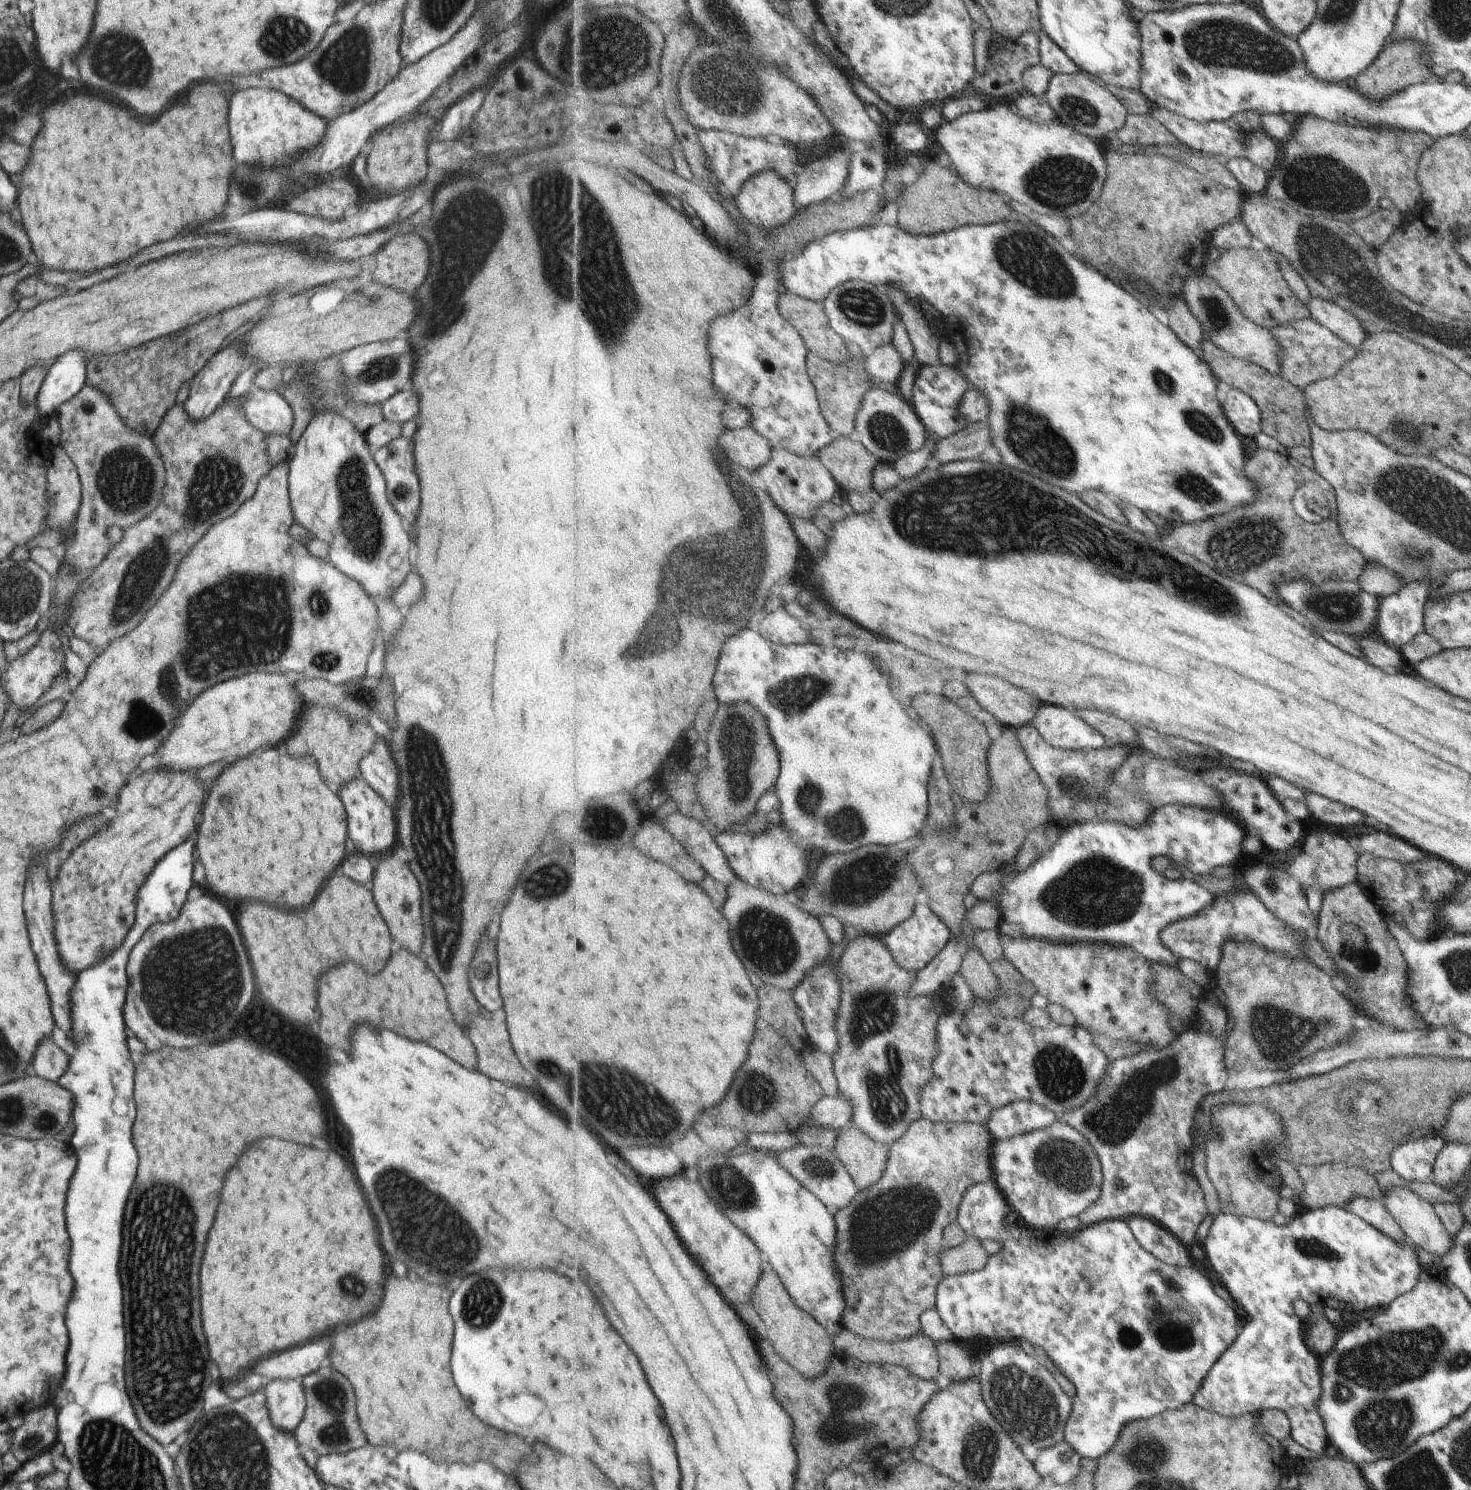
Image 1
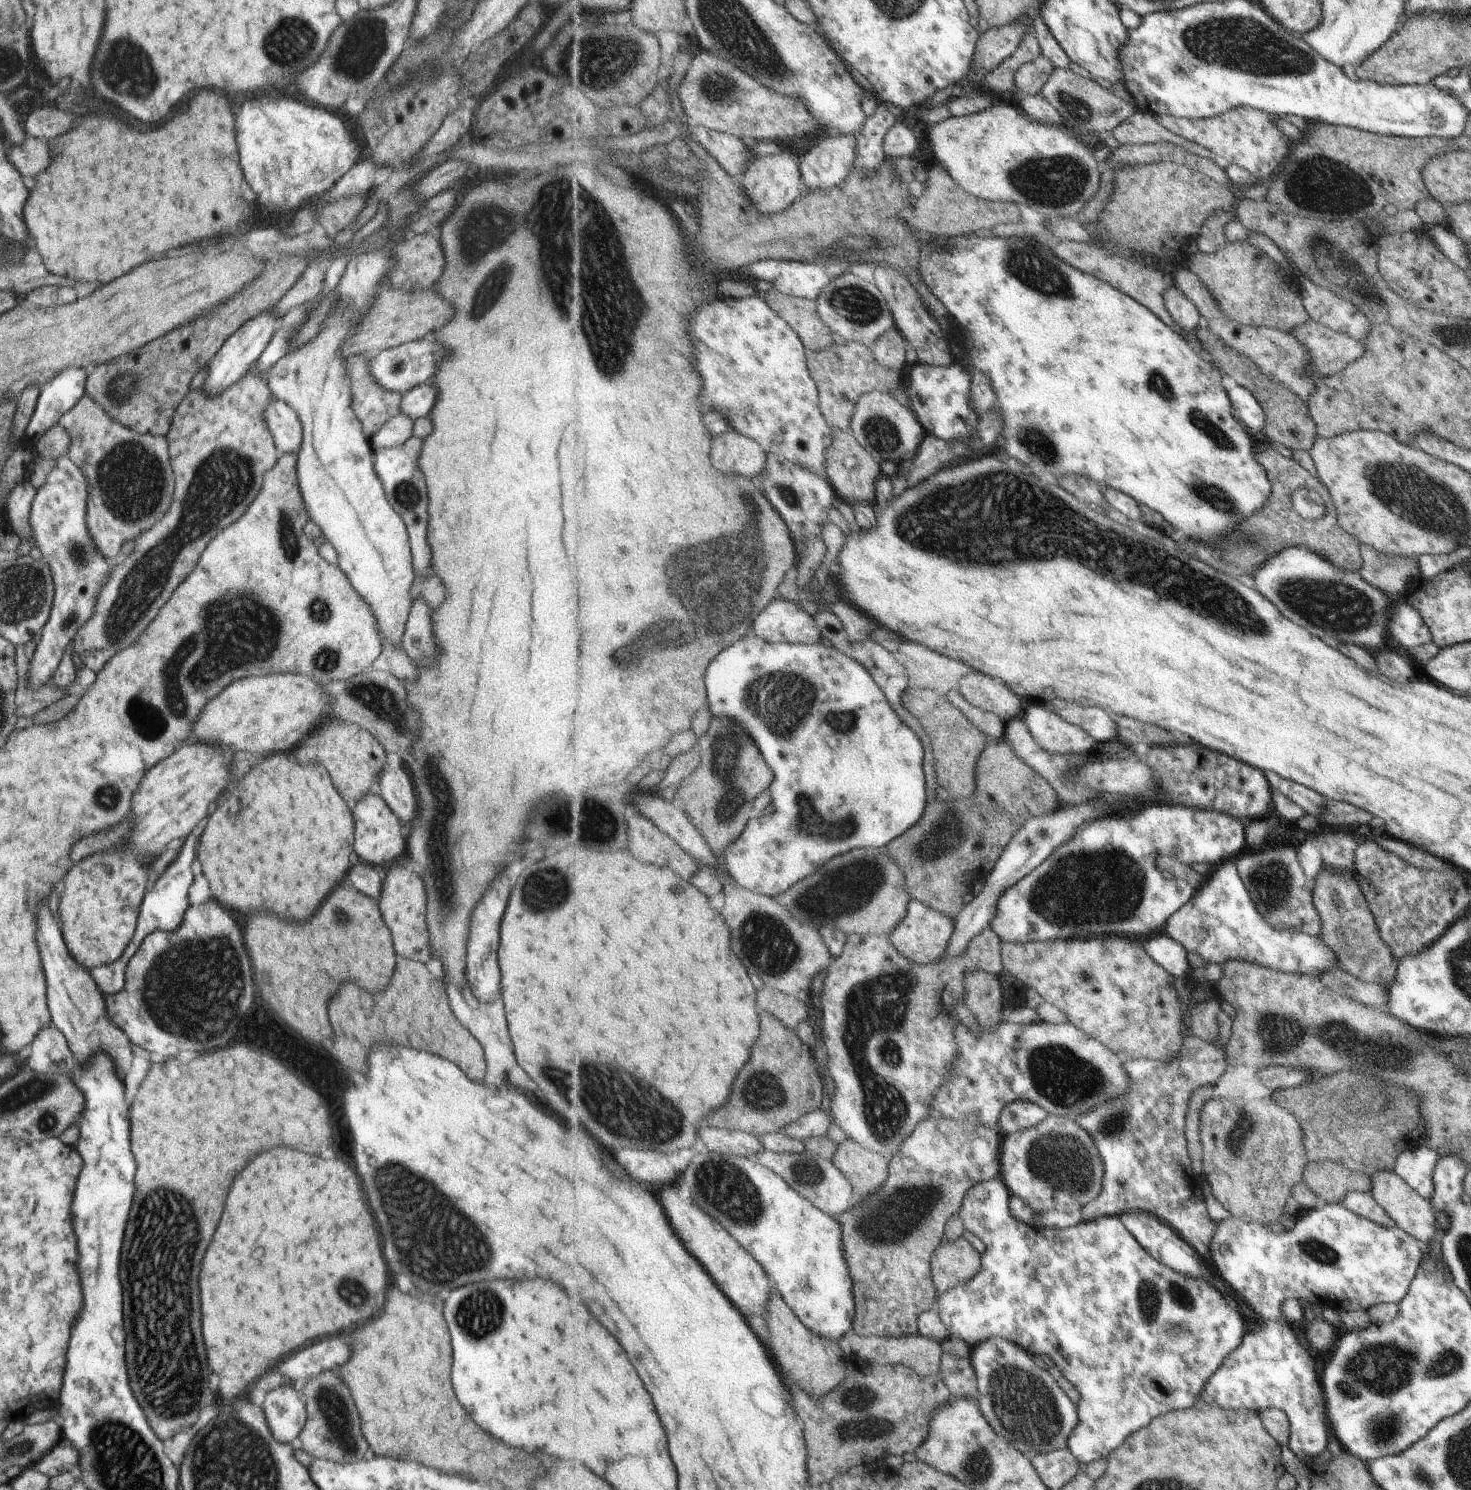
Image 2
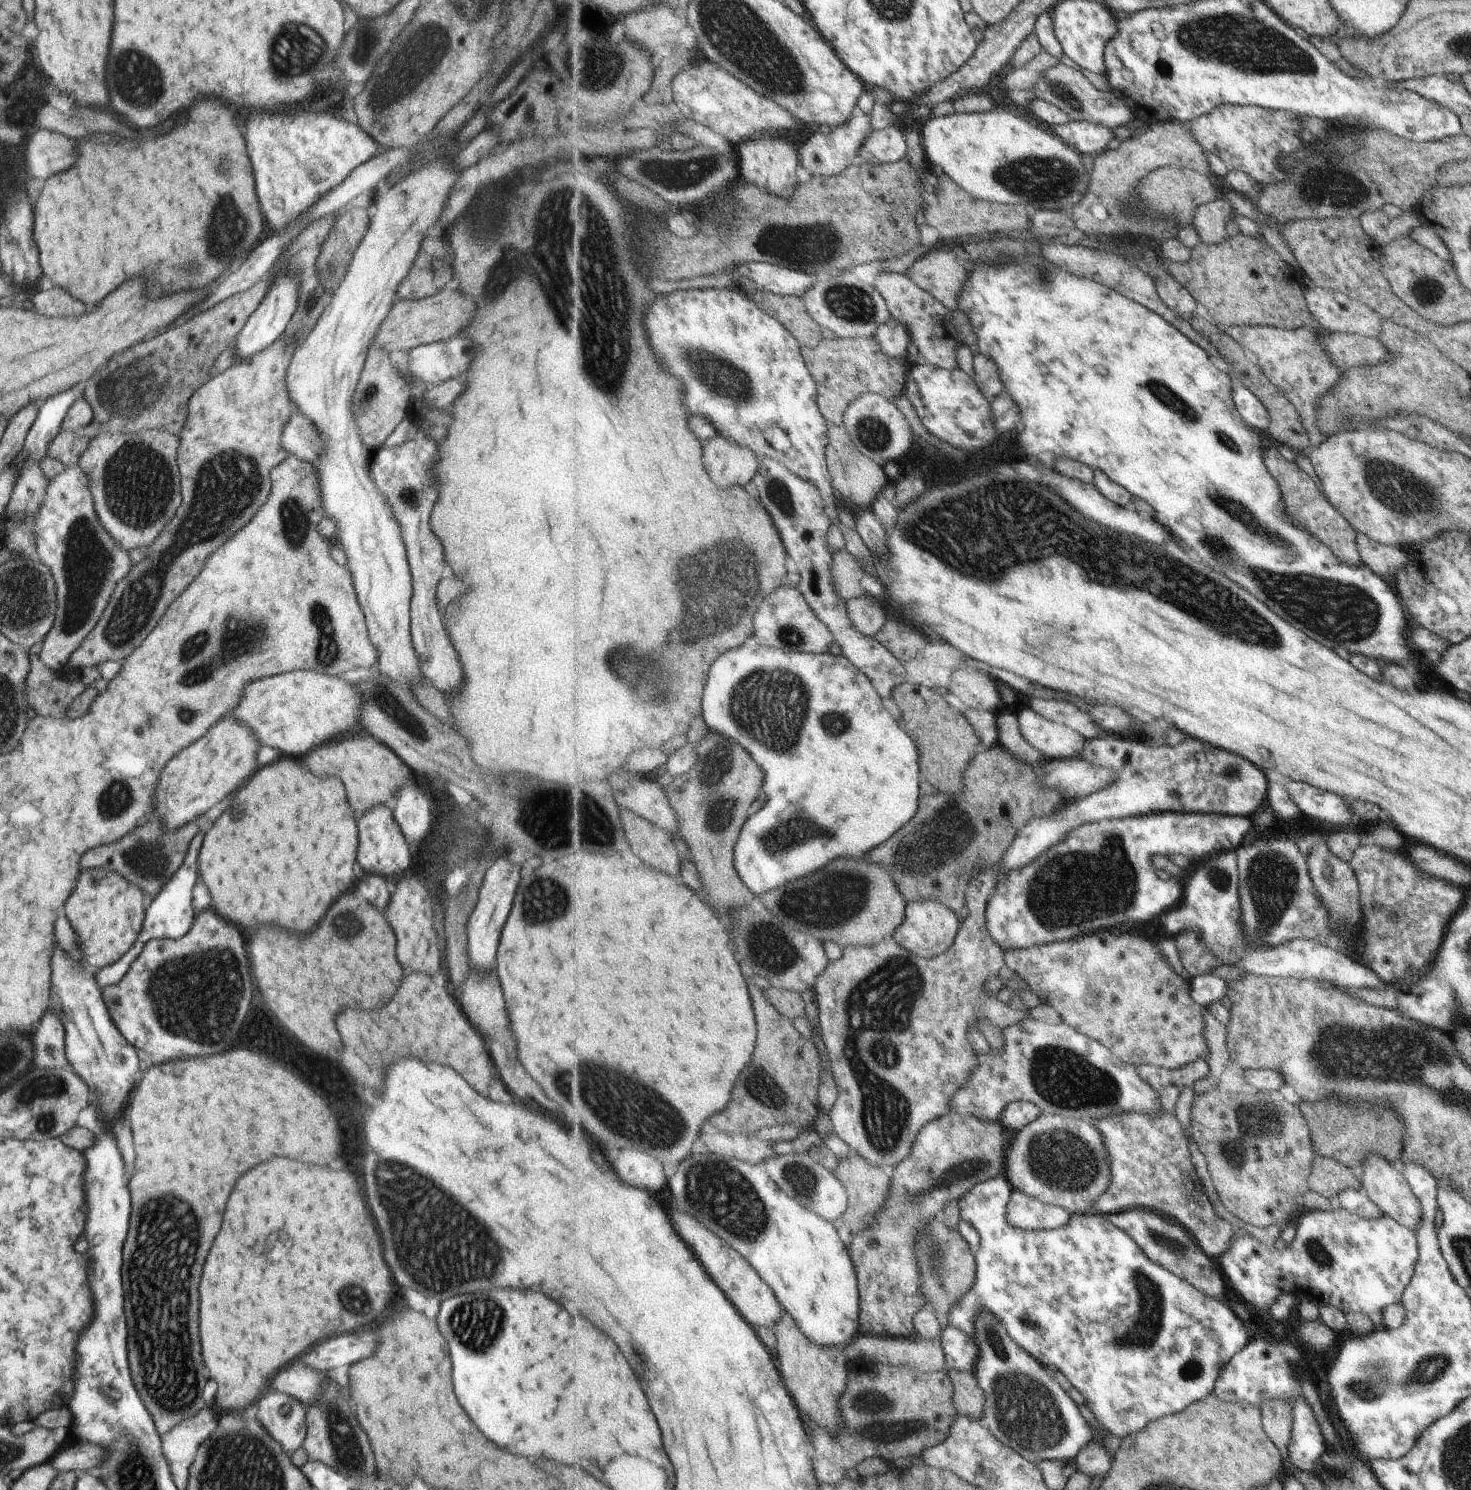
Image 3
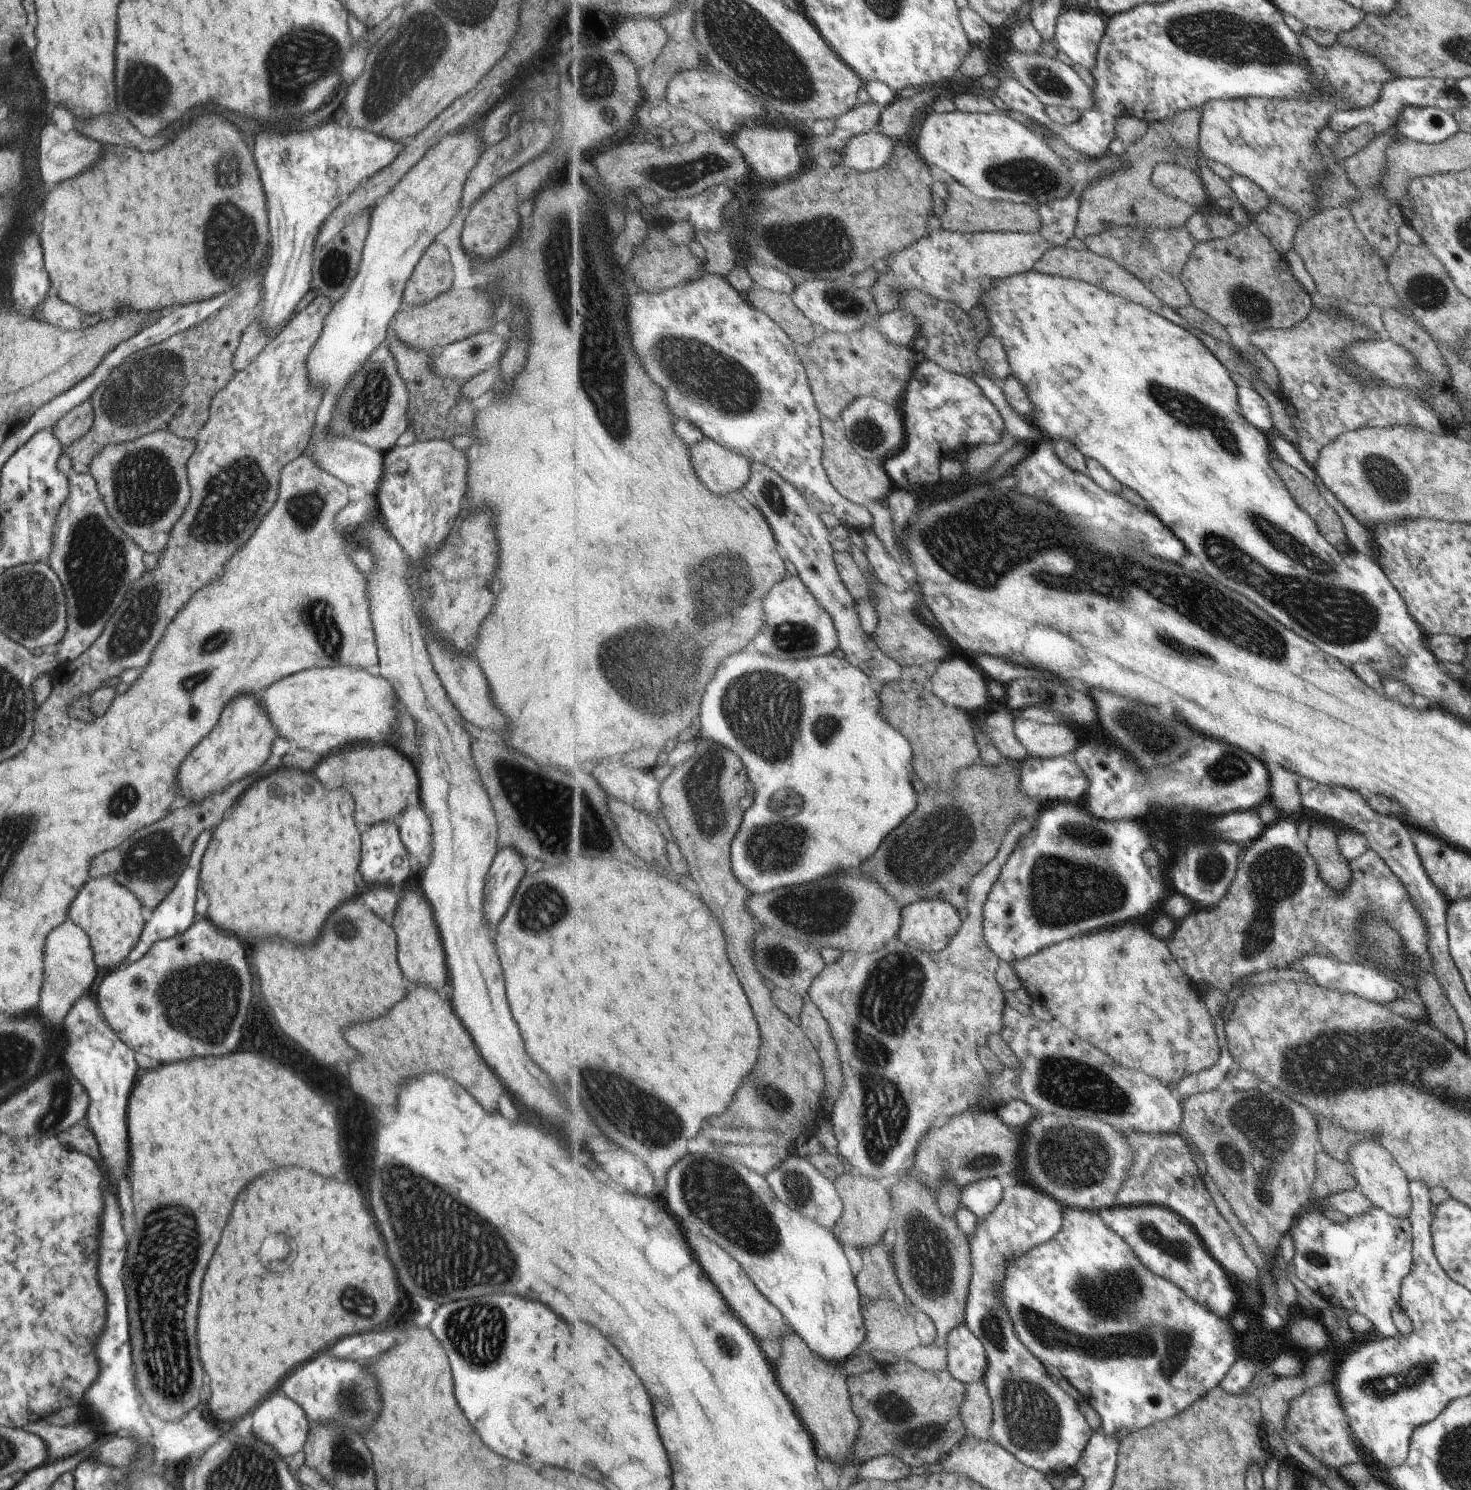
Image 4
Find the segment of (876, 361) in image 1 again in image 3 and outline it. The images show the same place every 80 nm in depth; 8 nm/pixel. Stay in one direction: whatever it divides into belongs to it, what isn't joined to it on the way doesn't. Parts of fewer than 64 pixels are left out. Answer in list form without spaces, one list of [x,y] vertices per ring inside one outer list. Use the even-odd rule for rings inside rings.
[[[893,316],[887,323],[881,324],[875,336],[882,346],[882,351],[885,351],[888,355],[901,358],[906,356],[909,342],[912,341],[910,330]]]

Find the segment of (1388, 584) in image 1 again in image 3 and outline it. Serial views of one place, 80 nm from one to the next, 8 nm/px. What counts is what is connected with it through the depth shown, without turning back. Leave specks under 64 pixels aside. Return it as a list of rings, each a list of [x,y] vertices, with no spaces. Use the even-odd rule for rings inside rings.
[[[1354,531],[1354,539],[1361,562],[1371,568],[1372,573],[1392,584],[1394,574],[1405,566],[1405,552],[1397,547],[1374,541],[1359,531]]]

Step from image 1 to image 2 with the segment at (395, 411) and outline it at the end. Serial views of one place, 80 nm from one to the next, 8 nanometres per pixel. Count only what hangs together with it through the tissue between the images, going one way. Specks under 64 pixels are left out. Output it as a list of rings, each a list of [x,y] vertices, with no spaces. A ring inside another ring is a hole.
[[[423,383],[405,391],[400,400],[400,412],[415,420],[426,417],[438,397],[437,385]]]

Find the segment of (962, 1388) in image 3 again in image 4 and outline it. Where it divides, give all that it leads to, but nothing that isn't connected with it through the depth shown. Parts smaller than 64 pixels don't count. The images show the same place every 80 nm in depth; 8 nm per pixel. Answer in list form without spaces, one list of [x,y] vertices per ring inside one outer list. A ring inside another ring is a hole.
[[[977,1381],[966,1385],[966,1401],[961,1410],[961,1417],[966,1424],[968,1434],[980,1441],[989,1441],[991,1420],[994,1419],[994,1406],[987,1392],[986,1382]]]

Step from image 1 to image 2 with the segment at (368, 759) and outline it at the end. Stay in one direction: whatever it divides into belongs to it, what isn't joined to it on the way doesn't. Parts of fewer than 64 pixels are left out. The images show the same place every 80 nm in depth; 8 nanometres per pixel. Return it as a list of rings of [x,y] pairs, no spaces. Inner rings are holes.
[[[386,752],[386,767],[378,777],[377,794],[385,804],[401,820],[401,824],[411,826],[411,820],[417,812],[417,800],[413,798],[415,792],[411,790],[409,778],[401,766],[399,756]]]

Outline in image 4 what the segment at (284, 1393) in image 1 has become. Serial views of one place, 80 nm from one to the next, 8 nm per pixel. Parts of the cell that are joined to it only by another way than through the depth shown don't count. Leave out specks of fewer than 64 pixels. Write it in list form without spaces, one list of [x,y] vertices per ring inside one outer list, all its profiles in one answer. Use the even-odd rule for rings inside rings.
[[[271,1394],[253,1410],[249,1434],[267,1443],[284,1461],[289,1461],[295,1452],[303,1450],[309,1429],[310,1422],[298,1404],[283,1394]]]

